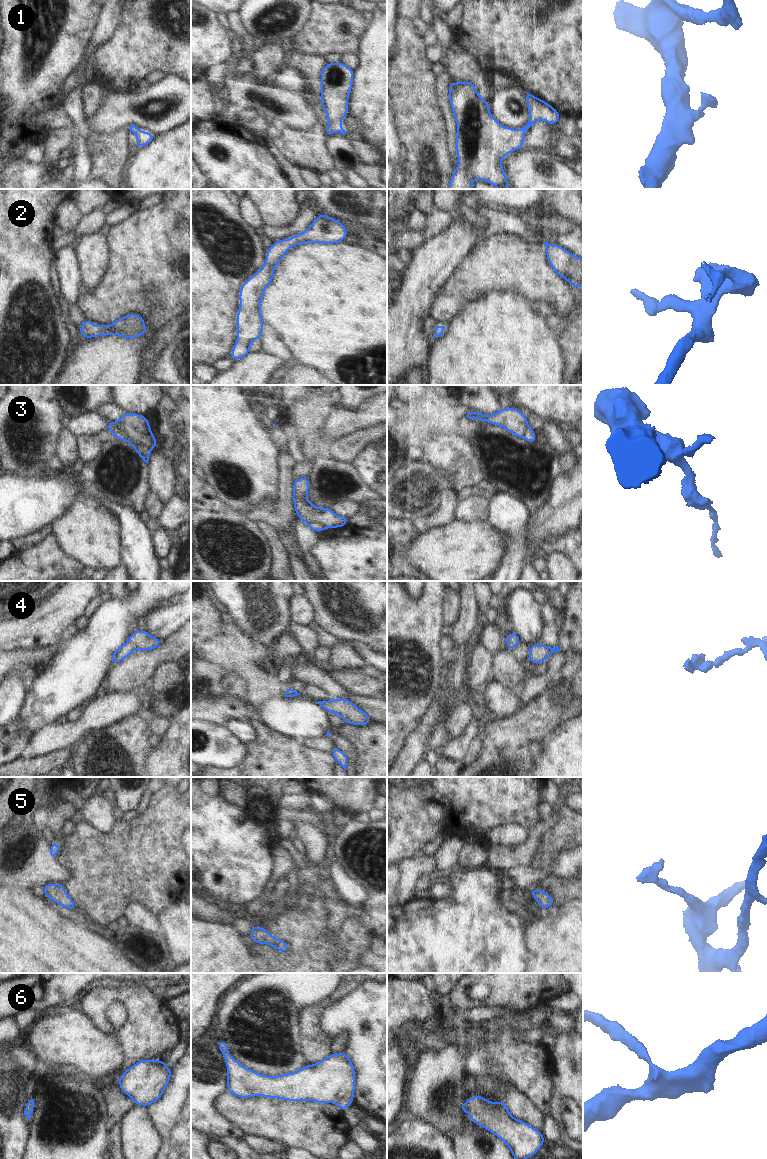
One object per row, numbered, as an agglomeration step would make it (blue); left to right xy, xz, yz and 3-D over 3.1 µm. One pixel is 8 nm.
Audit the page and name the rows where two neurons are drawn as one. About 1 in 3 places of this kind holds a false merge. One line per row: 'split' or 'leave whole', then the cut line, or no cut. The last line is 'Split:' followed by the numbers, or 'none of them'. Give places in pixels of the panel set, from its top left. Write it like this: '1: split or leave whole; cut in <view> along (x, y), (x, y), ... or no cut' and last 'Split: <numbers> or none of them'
1: leave whole; no cut
2: leave whole; no cut
3: split; cut in xy along (112, 422), (127, 437), (150, 450)
4: leave whole; no cut
5: leave whole; no cut
6: leave whole; no cut
Split: 3

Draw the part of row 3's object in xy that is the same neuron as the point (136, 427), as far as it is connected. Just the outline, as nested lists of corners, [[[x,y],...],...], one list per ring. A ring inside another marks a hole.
[[[124,413],[118,422],[113,422],[127,438],[138,442],[145,448],[158,447],[158,441],[152,435],[149,420],[141,414]]]

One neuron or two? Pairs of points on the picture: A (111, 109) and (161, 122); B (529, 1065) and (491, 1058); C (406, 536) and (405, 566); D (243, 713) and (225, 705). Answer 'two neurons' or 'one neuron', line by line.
A: one neuron
B: one neuron
C: one neuron
D: one neuron

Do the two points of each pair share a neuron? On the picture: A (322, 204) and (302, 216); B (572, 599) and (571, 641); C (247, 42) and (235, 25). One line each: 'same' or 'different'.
A: different
B: same
C: same

